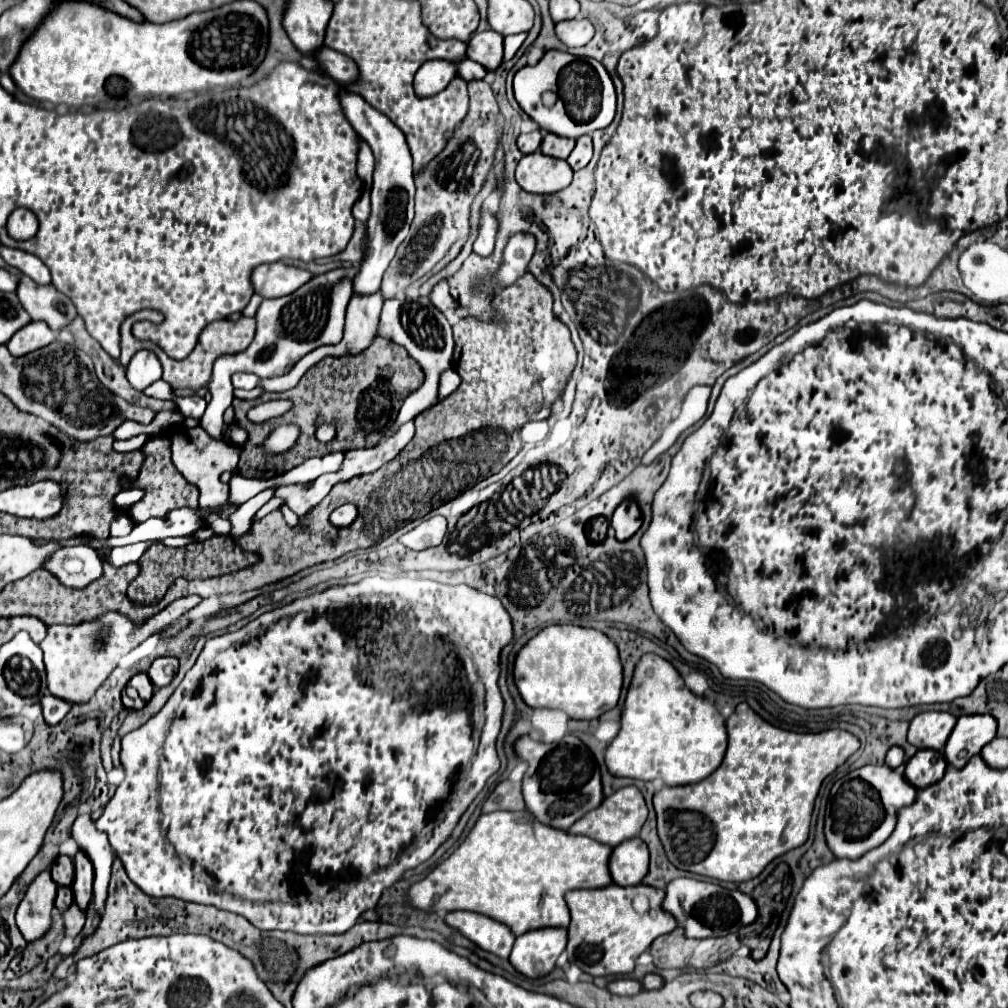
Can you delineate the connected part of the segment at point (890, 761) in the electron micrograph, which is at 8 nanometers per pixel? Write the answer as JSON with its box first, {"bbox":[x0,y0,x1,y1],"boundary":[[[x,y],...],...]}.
{"bbox":[887,746,905,768],"boundary":[[[895,746],[895,748],[891,748],[889,752],[887,752],[887,766],[891,766],[891,768],[899,768],[899,766],[903,766],[905,764],[905,752],[899,748],[899,746]]]}

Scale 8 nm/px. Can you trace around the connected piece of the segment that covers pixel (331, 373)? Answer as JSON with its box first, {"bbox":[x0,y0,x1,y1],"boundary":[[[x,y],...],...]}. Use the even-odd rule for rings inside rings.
{"bbox":[233,338,423,478],"boundary":[[[373,338],[373,344],[359,352],[359,354],[349,354],[341,358],[323,358],[319,364],[309,368],[301,382],[289,390],[289,392],[275,392],[275,396],[259,396],[257,400],[233,400],[235,408],[235,424],[247,430],[249,438],[241,446],[241,458],[239,458],[239,472],[241,476],[247,478],[273,478],[277,474],[283,474],[291,470],[293,466],[299,466],[307,458],[313,456],[323,456],[331,454],[337,450],[347,450],[347,448],[371,448],[375,446],[385,432],[393,426],[399,408],[409,392],[419,388],[423,384],[423,370],[421,366],[401,348],[399,344],[393,344],[393,340],[387,338]],[[277,398],[289,398],[293,400],[293,408],[281,416],[281,418],[271,418],[263,424],[253,424],[247,420],[247,410],[267,402],[267,400],[277,400]],[[325,420],[325,424],[333,424],[337,428],[337,434],[331,442],[321,444],[315,436],[317,426]],[[281,424],[297,424],[301,428],[301,436],[289,452],[283,452],[281,456],[265,456],[265,440],[273,428]]]}

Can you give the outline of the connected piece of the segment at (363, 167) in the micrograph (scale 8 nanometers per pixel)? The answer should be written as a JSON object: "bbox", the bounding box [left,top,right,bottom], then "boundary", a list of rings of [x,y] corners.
{"bbox":[357,138,373,186],"boundary":[[[359,138],[359,164],[357,164],[357,174],[361,176],[361,180],[371,186],[371,176],[373,176],[373,152],[369,148],[369,144],[365,144],[363,138]]]}

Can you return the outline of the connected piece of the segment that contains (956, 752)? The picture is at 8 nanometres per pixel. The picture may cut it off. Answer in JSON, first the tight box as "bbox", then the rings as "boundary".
{"bbox":[945,716,997,768],"boundary":[[[961,716],[945,744],[945,758],[951,766],[963,768],[975,754],[981,752],[997,734],[997,720],[993,716]]]}

